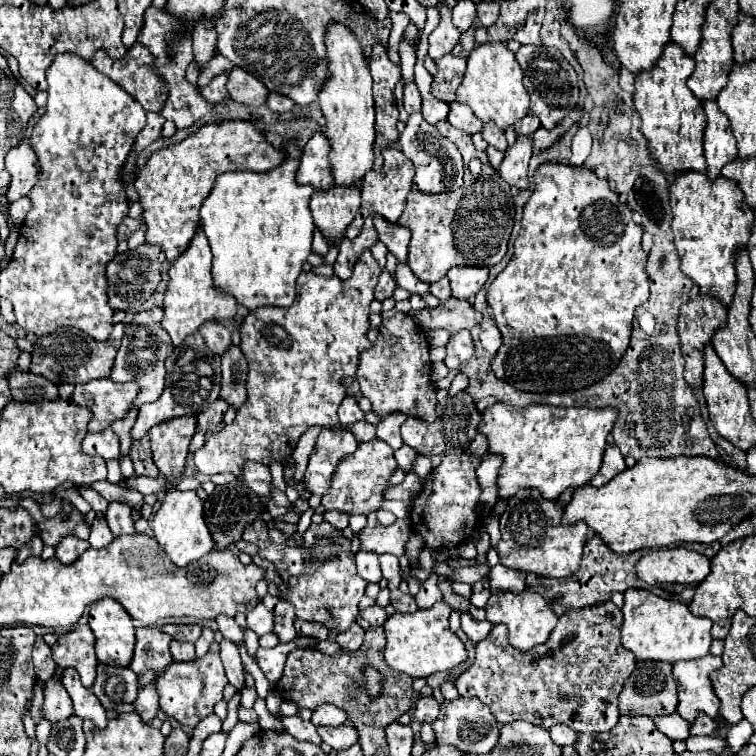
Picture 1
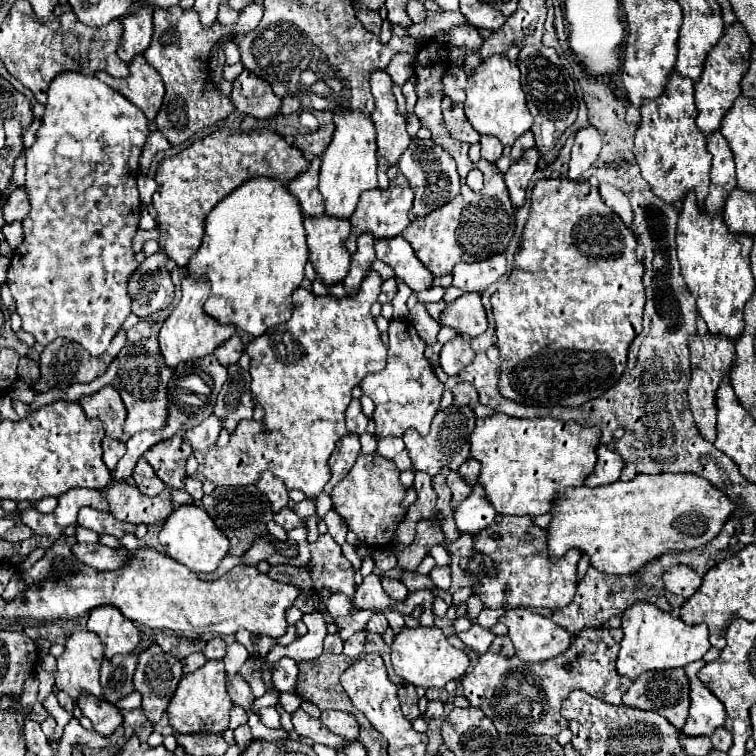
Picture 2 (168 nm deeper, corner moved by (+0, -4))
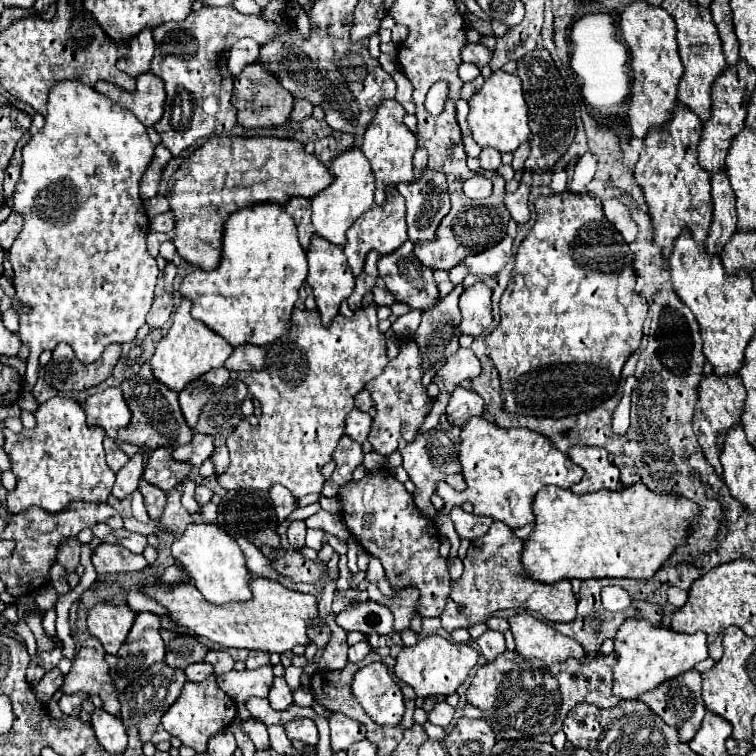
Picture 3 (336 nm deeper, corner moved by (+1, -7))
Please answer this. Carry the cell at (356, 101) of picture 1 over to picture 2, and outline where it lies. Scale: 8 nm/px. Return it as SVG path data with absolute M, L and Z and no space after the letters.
M361 110L333 112L333 124L335 124L333 140L329 142L323 154L323 164L321 164L321 174L319 174L319 192L325 198L325 214L349 218L359 202L361 192L377 186L375 126L373 126L371 116Z

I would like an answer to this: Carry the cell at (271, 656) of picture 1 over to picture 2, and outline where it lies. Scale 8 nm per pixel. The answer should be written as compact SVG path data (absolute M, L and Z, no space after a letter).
M281 658L273 664L273 686L279 692L295 692L297 682L297 662L291 658Z

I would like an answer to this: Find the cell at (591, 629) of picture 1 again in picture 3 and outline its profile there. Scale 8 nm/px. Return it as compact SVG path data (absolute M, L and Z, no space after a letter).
M502 653L494 663L486 663L476 671L466 697L468 703L484 713L494 733L502 739L536 739L550 741L568 711L578 703L590 703L596 707L618 705L620 699L612 693L612 669L616 665L616 655L586 657L586 661L564 661L554 665L544 665L538 659L524 659L518 653Z

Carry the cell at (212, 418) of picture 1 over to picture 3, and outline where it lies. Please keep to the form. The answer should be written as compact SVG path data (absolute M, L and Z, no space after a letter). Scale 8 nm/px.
M194 433L192 441L188 445L182 445L182 447L174 449L172 457L176 461L186 461L186 463L190 463L194 467L200 467L210 457L212 451L214 451L214 437Z

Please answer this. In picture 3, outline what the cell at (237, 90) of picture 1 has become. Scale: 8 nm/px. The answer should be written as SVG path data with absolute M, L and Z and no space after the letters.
M252 63L234 77L232 105L238 109L238 125L242 127L278 127L288 123L294 107L294 97L282 89L280 81L268 69L264 69L260 63Z

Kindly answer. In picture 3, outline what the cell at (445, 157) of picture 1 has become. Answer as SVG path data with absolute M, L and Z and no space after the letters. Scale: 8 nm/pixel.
M426 169L418 181L398 185L398 193L406 201L408 239L412 243L432 241L440 221L450 211L448 185L442 173Z

